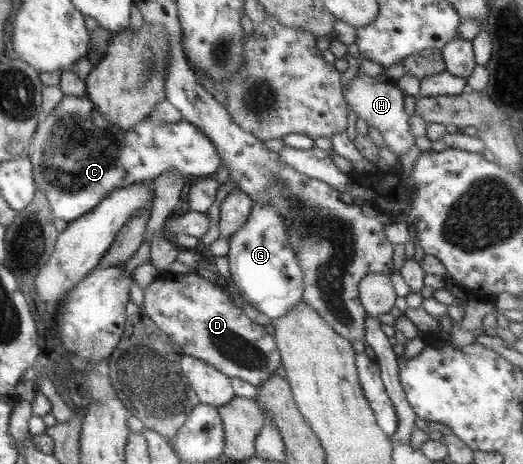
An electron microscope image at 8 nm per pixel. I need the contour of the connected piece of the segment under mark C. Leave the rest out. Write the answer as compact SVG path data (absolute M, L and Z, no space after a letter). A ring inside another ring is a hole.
M86 96L61 97L58 105L45 117L30 140L28 158L32 166L32 177L35 186L47 197L54 218L70 223L82 214L95 208L96 204L109 192L123 188L134 182L151 182L161 171L175 169L183 176L207 176L213 174L220 166L220 157L215 146L193 124L180 120L171 124L153 124L144 118L133 128L121 130L109 124L94 110Z

